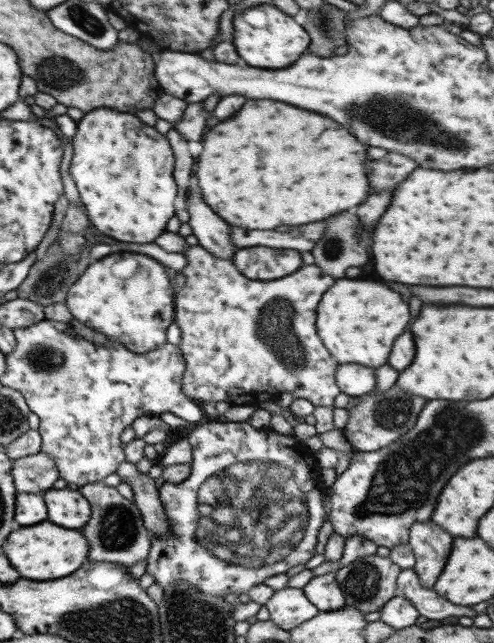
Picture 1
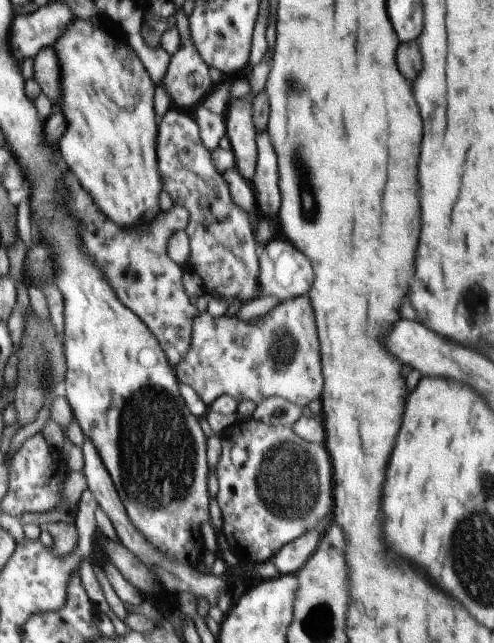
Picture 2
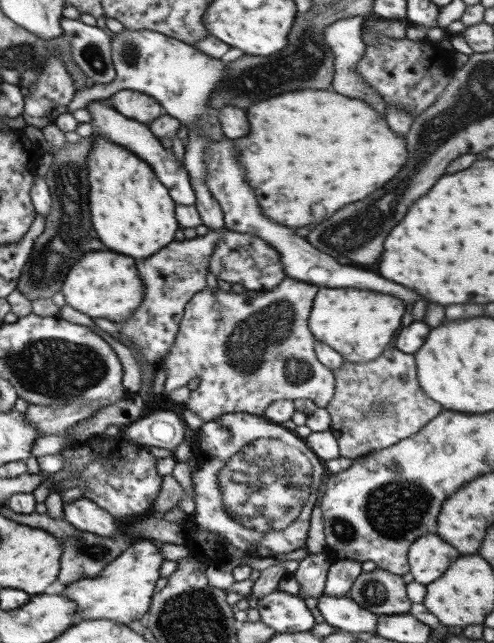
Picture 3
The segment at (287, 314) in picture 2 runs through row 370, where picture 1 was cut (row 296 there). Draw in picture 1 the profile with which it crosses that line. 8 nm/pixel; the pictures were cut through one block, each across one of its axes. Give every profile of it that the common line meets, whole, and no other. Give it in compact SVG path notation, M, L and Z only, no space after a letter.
M198 244L194 246L189 245L180 253L187 260L187 264L180 270L184 276L184 285L179 287L177 292L174 293L173 322L177 323L181 332L181 339L177 346L180 348L183 362L185 362L185 369L183 369L183 375L181 375L181 390L183 390L183 394L187 398L193 399L196 403L200 401L210 401L213 403L221 401L228 403L230 406L254 405L257 407L260 402L276 400L281 393L286 392L291 394L295 399L305 398L305 400L309 400L314 406L333 405L333 399L340 394L339 388L335 386L337 362L329 356L329 352L325 350L321 339L315 334L315 308L319 304L321 294L333 284L333 278L329 278L317 266L311 264L311 266L301 266L293 274L288 274L281 278L270 281L258 281L257 279L245 278L245 275L242 275L231 261L216 259Z

